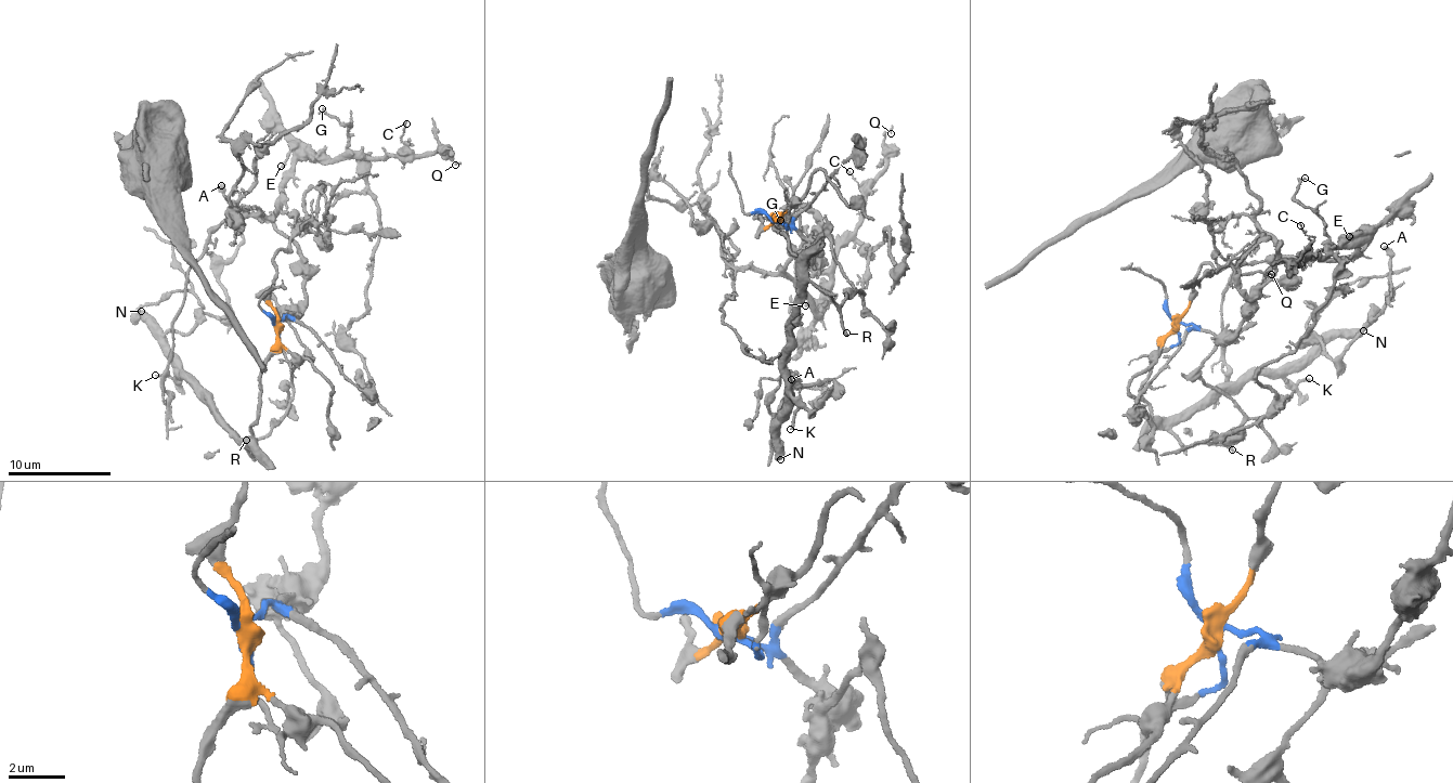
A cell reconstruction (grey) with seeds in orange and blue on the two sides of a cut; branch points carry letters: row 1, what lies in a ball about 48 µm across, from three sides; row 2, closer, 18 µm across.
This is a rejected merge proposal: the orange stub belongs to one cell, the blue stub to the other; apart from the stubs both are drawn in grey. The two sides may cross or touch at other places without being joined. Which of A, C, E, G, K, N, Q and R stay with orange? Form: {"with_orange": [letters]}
{"with_orange": ["A", "K", "N", "R"]}

